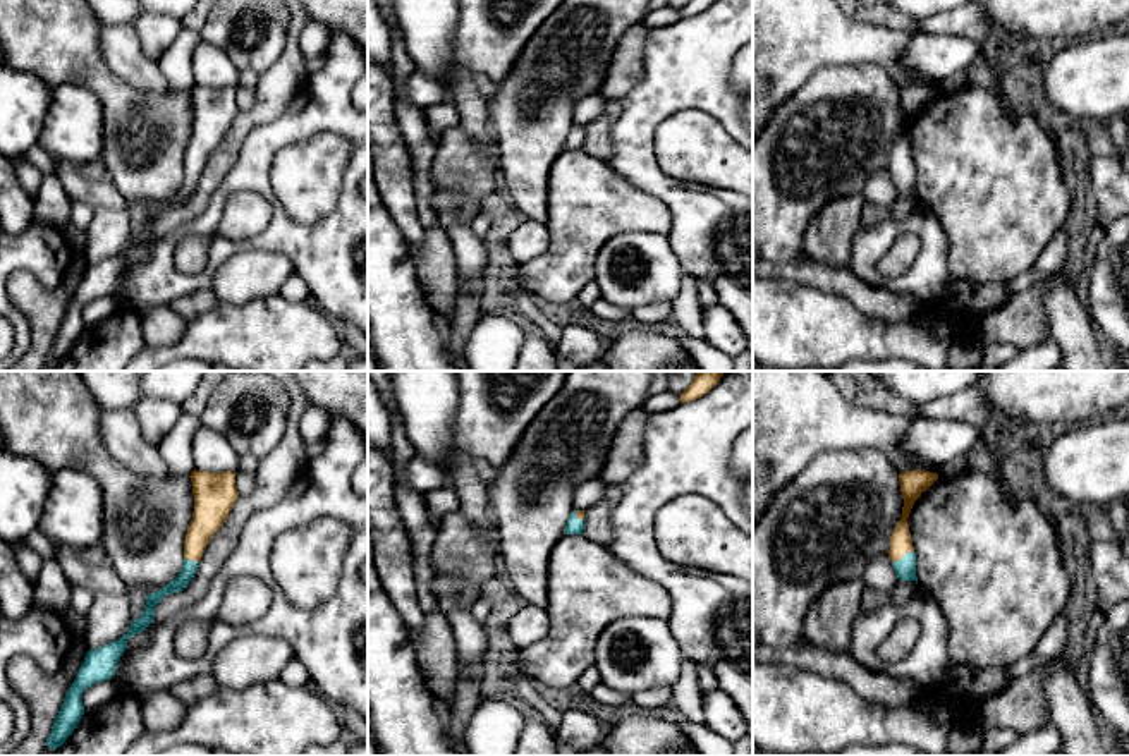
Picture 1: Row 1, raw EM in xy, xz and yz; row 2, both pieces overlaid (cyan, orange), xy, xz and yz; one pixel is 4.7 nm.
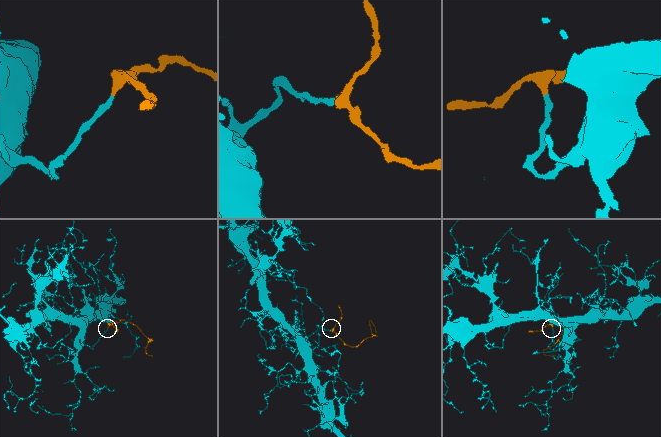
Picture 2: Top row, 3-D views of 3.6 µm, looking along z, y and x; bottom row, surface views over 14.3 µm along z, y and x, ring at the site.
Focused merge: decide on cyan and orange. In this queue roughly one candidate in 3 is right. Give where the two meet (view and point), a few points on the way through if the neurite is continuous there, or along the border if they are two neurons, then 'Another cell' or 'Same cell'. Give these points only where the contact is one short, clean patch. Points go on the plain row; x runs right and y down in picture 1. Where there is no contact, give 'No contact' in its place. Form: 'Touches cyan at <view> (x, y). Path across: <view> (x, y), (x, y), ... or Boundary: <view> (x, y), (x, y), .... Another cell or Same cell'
Touches cyan at yz (904, 170). Path across: yz (906, 182), (904, 170), (901, 158). Same cell

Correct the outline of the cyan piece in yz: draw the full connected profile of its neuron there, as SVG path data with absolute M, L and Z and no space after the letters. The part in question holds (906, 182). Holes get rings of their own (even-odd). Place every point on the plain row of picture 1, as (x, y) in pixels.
M906 86L899 88L900 108L904 113L902 132L892 146L888 174L900 196L914 196L916 192L916 168L909 148L907 132L914 117L938 94L937 88L930 86Z

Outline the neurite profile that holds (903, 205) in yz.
M897 196L894 204L888 210L882 208L866 208L861 213L861 225L873 227L883 218L904 218L911 213L916 196Z

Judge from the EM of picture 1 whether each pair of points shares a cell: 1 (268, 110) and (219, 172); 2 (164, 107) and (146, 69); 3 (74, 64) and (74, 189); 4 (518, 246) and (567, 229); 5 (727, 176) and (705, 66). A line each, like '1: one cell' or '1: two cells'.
1: one cell
2: two cells
3: two cells
4: two cells
5: two cells

